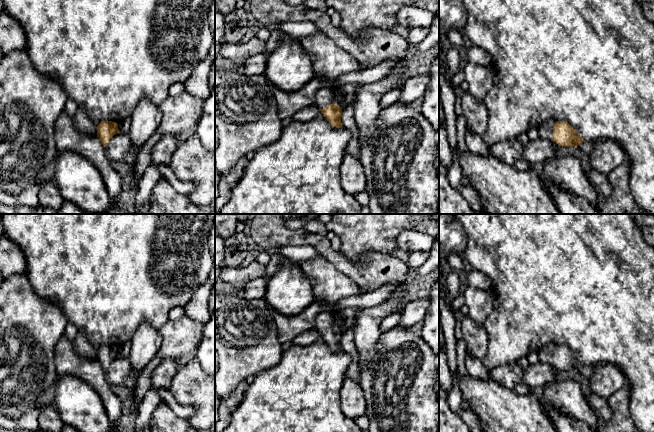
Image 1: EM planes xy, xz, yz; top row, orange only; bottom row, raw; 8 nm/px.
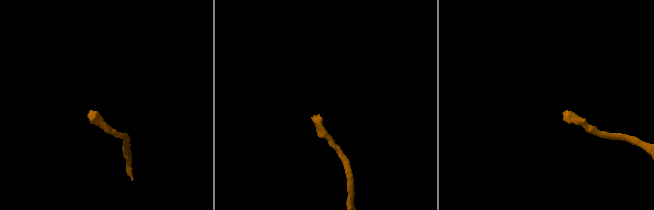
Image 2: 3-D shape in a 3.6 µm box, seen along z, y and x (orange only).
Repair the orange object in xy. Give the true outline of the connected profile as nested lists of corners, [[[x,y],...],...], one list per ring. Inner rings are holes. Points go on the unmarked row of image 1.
[[[101,345],[97,352],[97,361],[100,363],[104,371],[106,371],[110,363],[119,357],[118,348],[112,345]]]

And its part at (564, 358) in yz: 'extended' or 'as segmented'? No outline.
extended

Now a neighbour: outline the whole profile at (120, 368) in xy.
[[[117,357],[109,365],[105,371],[105,382],[110,385],[123,386],[125,381],[130,376],[140,376],[133,370],[128,357]]]

